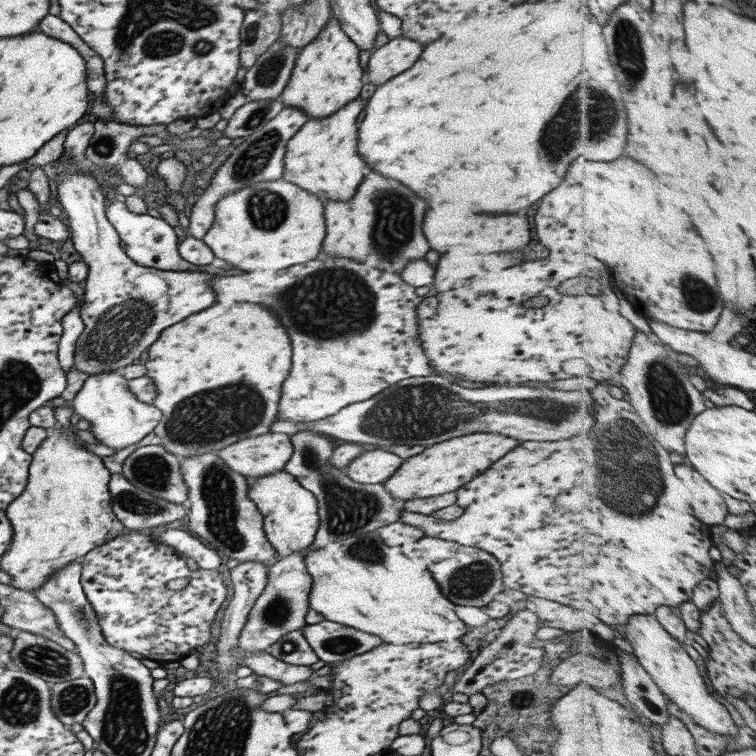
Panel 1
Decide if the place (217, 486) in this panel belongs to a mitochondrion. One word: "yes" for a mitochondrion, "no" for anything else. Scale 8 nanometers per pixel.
yes

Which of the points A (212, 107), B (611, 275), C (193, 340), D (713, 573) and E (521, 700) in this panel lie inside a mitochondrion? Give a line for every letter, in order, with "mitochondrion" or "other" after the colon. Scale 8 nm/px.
A: other
B: other
C: other
D: other
E: other

